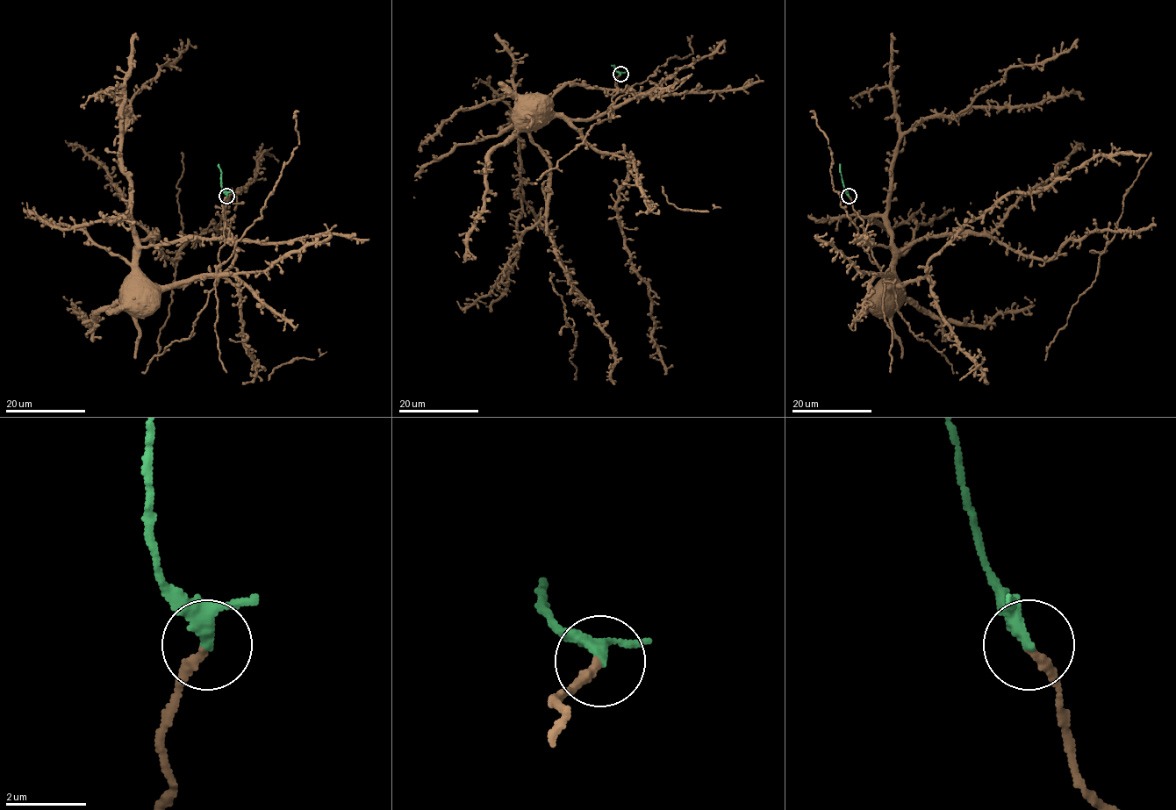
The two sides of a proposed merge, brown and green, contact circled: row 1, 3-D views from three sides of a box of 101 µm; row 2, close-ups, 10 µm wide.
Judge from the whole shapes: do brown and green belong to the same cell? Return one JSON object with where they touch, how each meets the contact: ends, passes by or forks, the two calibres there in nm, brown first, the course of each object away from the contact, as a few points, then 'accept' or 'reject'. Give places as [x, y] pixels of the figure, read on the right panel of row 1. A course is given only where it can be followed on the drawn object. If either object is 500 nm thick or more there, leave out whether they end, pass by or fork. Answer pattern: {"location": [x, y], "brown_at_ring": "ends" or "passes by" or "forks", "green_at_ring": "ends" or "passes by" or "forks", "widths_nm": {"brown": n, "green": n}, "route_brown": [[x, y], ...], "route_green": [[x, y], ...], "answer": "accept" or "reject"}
{"location": [849, 196], "brown_at_ring": "ends", "green_at_ring": "passes by", "widths_nm": {"brown": 240, "green": 280}, "route_brown": [[849, 196], [863, 221], [864, 243], [884, 274], [892, 279], [890, 300], [885, 307], [878, 307], [877, 301]], "route_green": [[849, 196], [843, 188], [840, 163]], "answer": "accept"}

